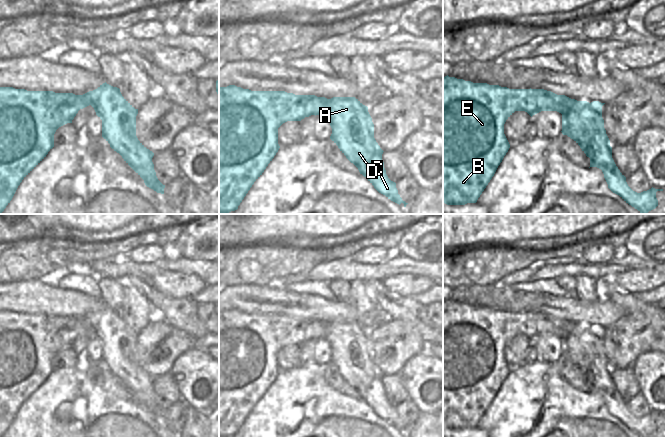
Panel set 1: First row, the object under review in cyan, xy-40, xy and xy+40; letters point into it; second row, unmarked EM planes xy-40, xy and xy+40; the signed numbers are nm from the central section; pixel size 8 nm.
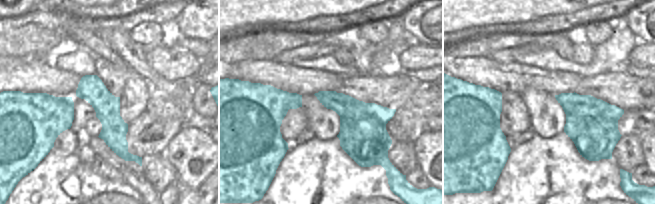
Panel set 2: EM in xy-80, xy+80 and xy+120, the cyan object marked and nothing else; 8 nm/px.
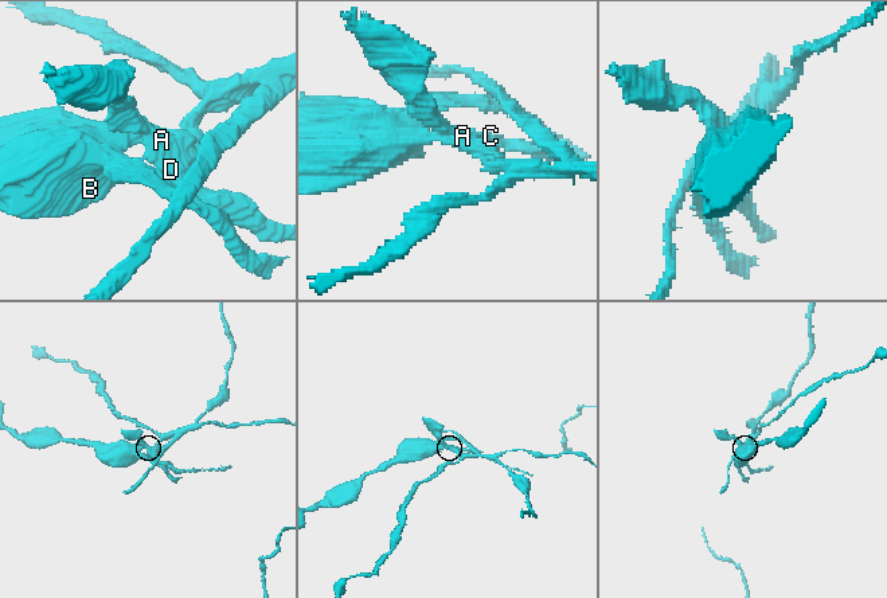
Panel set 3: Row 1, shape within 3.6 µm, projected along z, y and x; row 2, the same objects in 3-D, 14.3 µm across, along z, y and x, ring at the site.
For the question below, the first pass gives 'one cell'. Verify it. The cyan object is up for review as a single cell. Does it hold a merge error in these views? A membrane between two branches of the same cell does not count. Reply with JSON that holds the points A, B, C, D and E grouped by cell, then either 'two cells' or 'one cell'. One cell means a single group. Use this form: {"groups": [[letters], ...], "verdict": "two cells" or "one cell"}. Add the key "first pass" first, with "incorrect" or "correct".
{"first pass": "incorrect", "groups": [["A", "C", "D"], ["B", "E"]], "verdict": "two cells"}

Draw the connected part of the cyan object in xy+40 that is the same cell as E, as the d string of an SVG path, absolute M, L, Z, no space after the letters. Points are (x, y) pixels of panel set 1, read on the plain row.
M448 299L443 301L443 427L465 429L476 427L504 380L510 368L504 358L504 348L515 335L530 336L529 319L543 319L544 313L509 313L487 307L473 307Z

